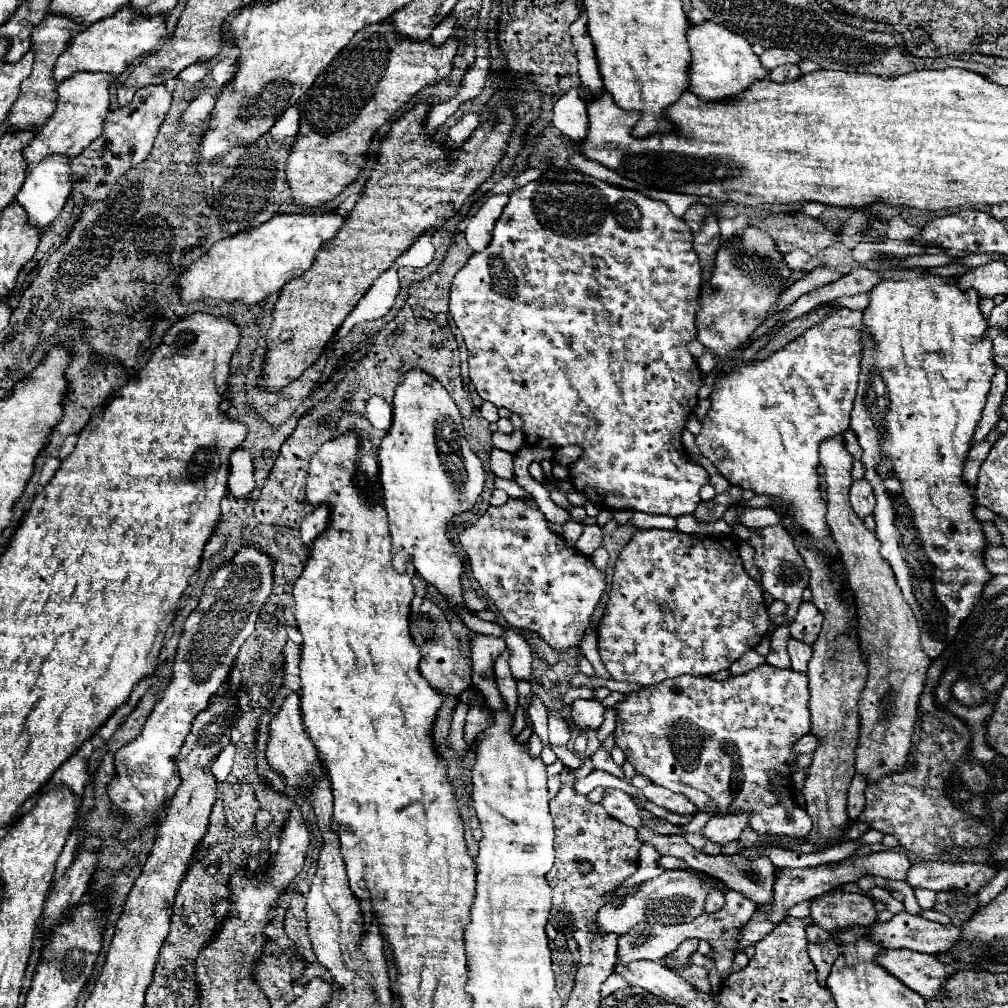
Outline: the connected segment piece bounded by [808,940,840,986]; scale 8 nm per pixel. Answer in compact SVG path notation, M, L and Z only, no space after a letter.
M828 940L826 944L810 944L808 946L808 954L816 966L816 972L818 972L818 984L820 986L826 986L826 976L830 972L830 966L832 962L836 960L836 956L840 954L840 946L834 942L834 940Z

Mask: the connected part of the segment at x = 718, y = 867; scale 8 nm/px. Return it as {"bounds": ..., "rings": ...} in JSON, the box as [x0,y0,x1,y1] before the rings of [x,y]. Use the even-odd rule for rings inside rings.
{"bounds":[638,826,776,908],"rings":[[[642,826],[638,830],[638,836],[640,836],[642,842],[652,842],[662,856],[670,854],[670,856],[682,858],[690,868],[694,868],[698,872],[704,872],[704,874],[710,874],[716,880],[724,882],[728,890],[740,892],[742,896],[746,896],[748,900],[752,900],[756,904],[756,908],[768,906],[772,902],[772,894],[774,894],[772,886],[774,886],[776,868],[774,868],[774,864],[766,856],[758,856],[758,858],[748,858],[748,856],[742,856],[742,854],[736,854],[736,856],[720,856],[720,854],[718,856],[708,856],[708,854],[702,854],[702,852],[694,850],[684,840],[684,836],[660,836],[660,834],[654,834],[652,830],[648,830],[646,826]]]}

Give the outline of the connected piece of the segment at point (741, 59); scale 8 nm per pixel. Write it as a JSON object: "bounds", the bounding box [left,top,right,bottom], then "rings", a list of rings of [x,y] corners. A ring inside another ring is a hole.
{"bounds":[688,22,770,104],"rings":[[[712,22],[690,26],[688,44],[692,50],[692,60],[694,60],[690,66],[690,92],[694,92],[700,100],[706,100],[710,104],[736,98],[754,80],[764,80],[770,74],[770,70],[762,68],[750,44],[740,34],[734,34],[724,26],[718,26]]]}

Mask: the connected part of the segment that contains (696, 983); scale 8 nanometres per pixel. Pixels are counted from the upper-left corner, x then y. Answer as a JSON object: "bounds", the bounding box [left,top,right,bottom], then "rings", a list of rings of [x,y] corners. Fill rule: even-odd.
{"bounds":[678,966,710,992],"rings":[[[686,966],[682,968],[682,972],[678,972],[684,976],[686,982],[690,982],[696,990],[700,992],[710,992],[710,982],[708,982],[708,976],[706,976],[706,970],[700,968],[700,966]]]}

